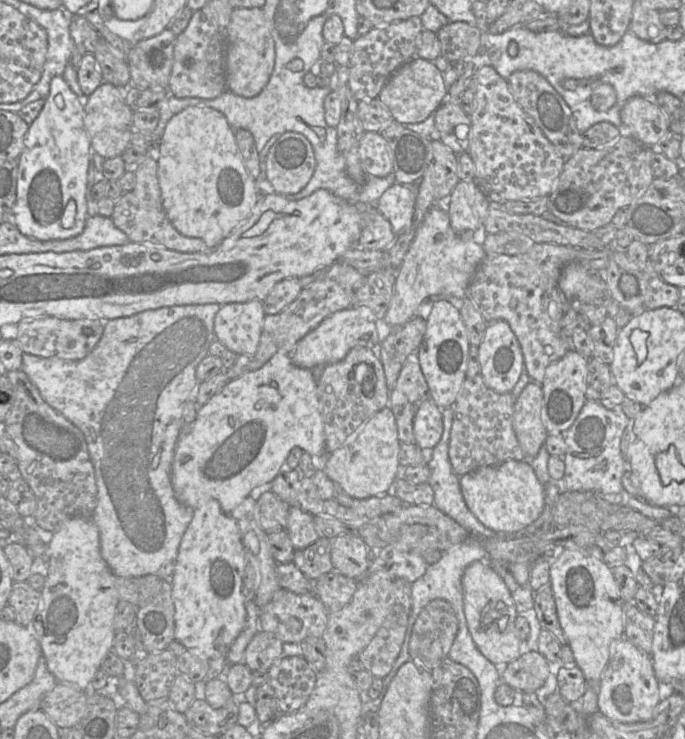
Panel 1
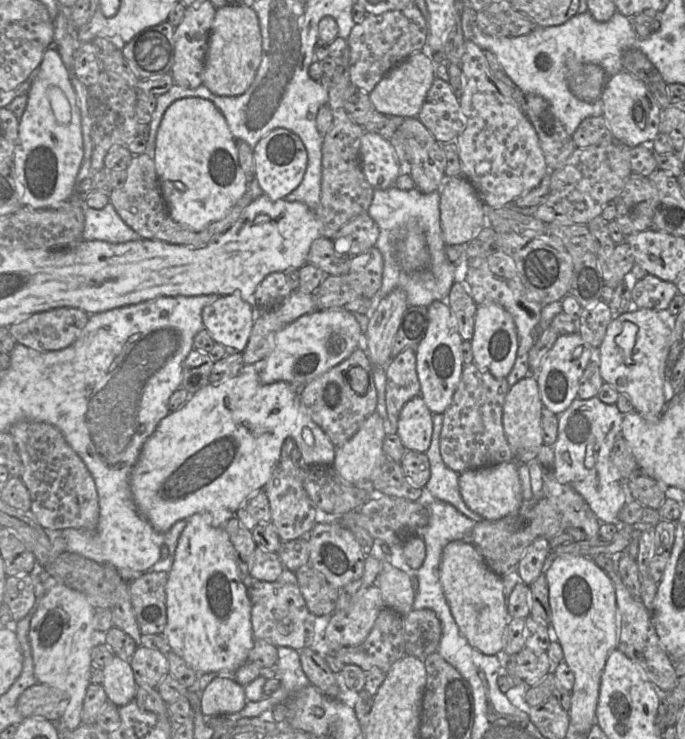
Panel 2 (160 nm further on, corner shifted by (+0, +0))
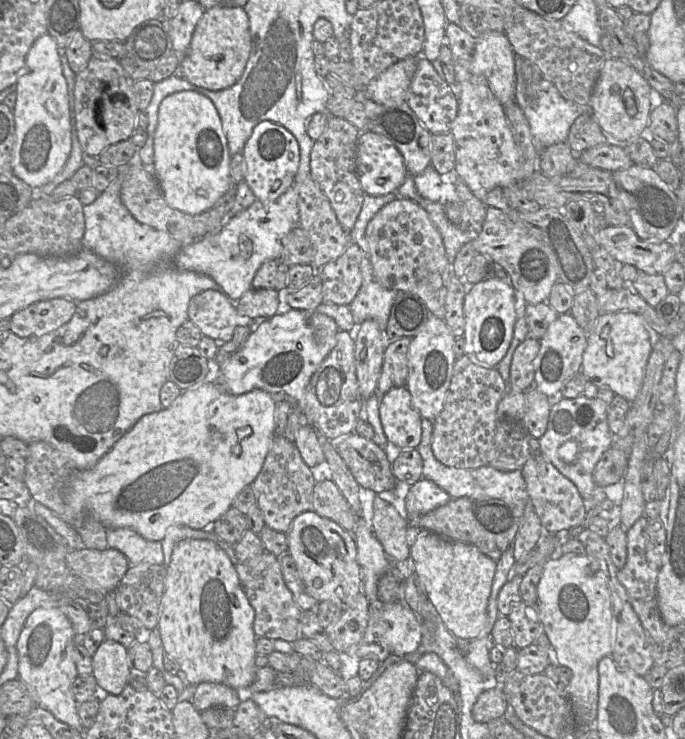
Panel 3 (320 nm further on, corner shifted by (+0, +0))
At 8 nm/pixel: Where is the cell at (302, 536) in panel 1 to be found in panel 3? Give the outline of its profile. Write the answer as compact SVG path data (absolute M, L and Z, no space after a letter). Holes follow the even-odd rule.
M275 434L262 468L251 484L265 525L277 532L287 533L298 515L313 511L315 483L314 476L303 461L295 443Z

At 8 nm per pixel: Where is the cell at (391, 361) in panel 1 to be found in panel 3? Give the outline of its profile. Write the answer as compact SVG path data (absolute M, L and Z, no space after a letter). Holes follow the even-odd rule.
M398 291L386 326L389 343L402 337L416 336L428 319L429 311L416 294Z

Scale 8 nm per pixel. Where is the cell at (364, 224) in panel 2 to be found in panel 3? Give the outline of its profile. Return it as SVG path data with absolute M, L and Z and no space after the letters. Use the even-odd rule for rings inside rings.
M312 177L303 182L295 182L292 185L298 196L299 221L294 227L300 227L309 237L313 247L313 260L311 266L319 269L330 261L340 257L352 242L350 232L347 232L339 224L328 198L315 183Z

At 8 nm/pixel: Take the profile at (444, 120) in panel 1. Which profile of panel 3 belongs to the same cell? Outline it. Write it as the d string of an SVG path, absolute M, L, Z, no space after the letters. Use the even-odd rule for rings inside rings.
M423 56L417 57L417 69L408 88L406 103L431 135L448 133L458 112L457 99L446 81L440 79L431 62Z

